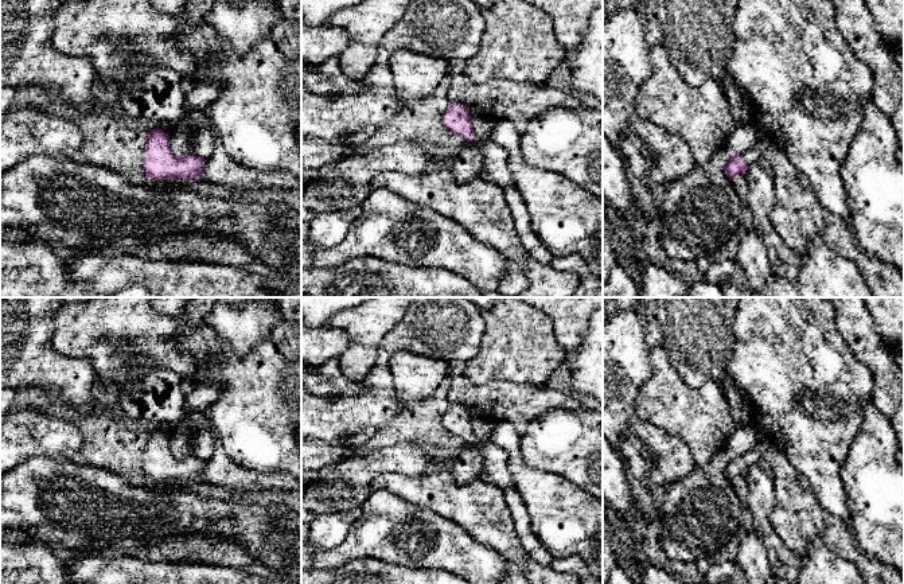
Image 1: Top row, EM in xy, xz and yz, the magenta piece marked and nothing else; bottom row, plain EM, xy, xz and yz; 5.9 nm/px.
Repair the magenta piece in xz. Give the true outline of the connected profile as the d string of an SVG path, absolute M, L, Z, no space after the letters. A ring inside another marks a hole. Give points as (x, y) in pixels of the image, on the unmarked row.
M451 404L443 416L443 424L447 431L461 437L467 443L475 445L484 458L482 480L491 483L500 490L517 490L513 475L507 468L508 455L492 441L480 443L475 439L472 423L468 409Z

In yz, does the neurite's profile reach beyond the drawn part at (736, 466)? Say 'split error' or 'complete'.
split error

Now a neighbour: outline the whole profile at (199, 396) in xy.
M200 381L186 386L184 406L186 412L203 412L219 397L219 388L211 381Z

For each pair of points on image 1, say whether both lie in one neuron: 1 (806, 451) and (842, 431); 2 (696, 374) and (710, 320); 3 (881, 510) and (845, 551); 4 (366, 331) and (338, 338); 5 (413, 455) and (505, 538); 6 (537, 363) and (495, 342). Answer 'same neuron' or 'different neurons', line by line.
1: same neuron
2: same neuron
3: different neurons
4: different neurons
5: different neurons
6: same neuron

